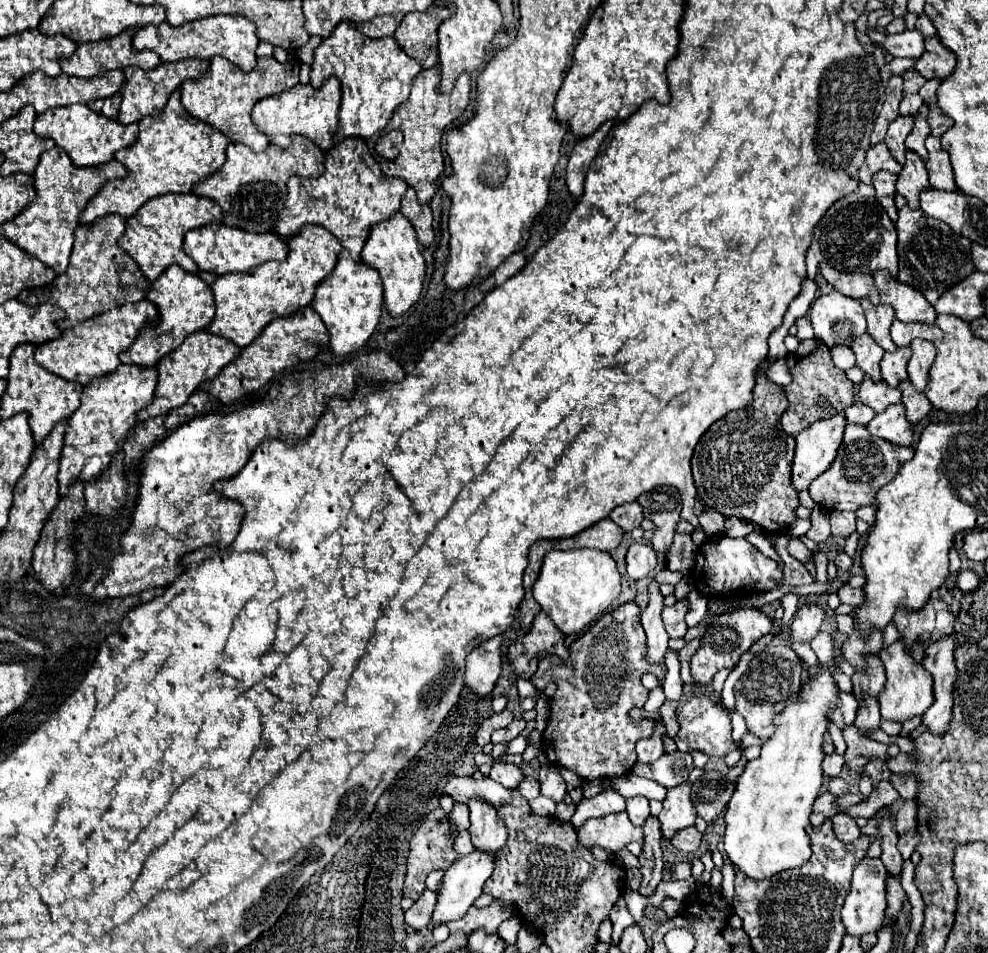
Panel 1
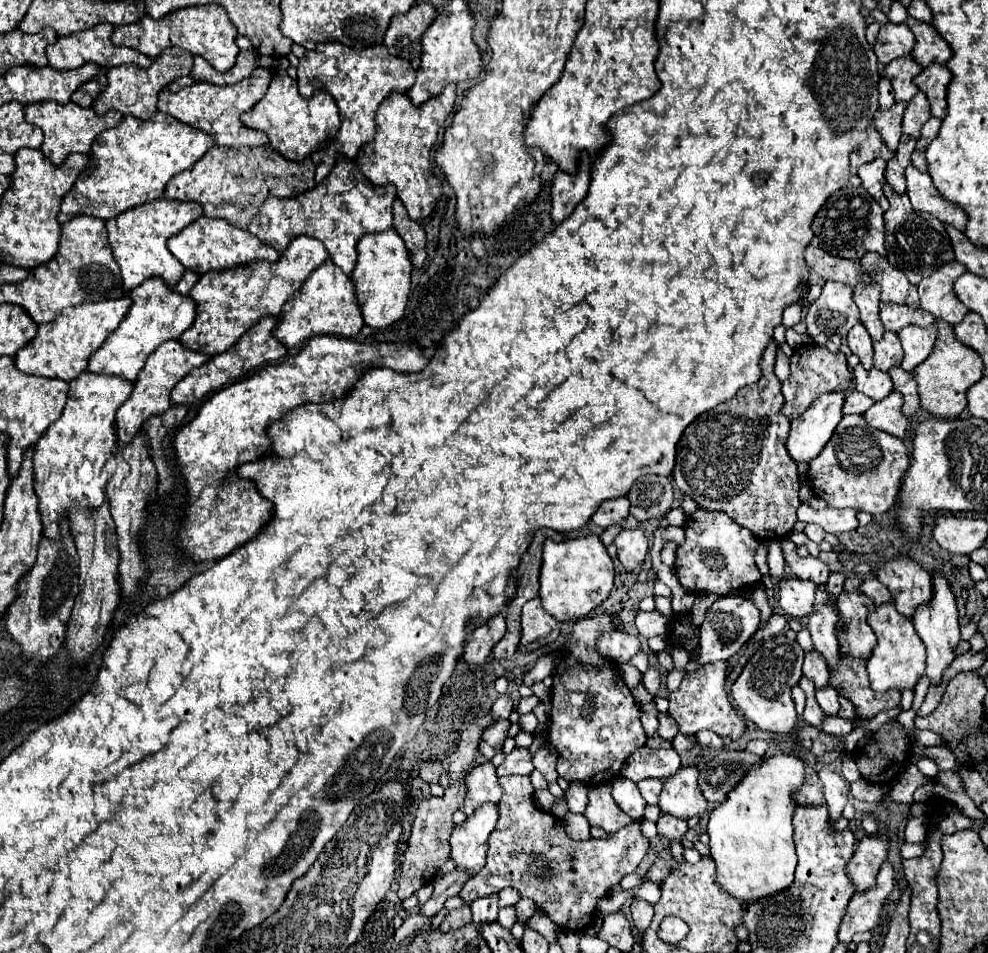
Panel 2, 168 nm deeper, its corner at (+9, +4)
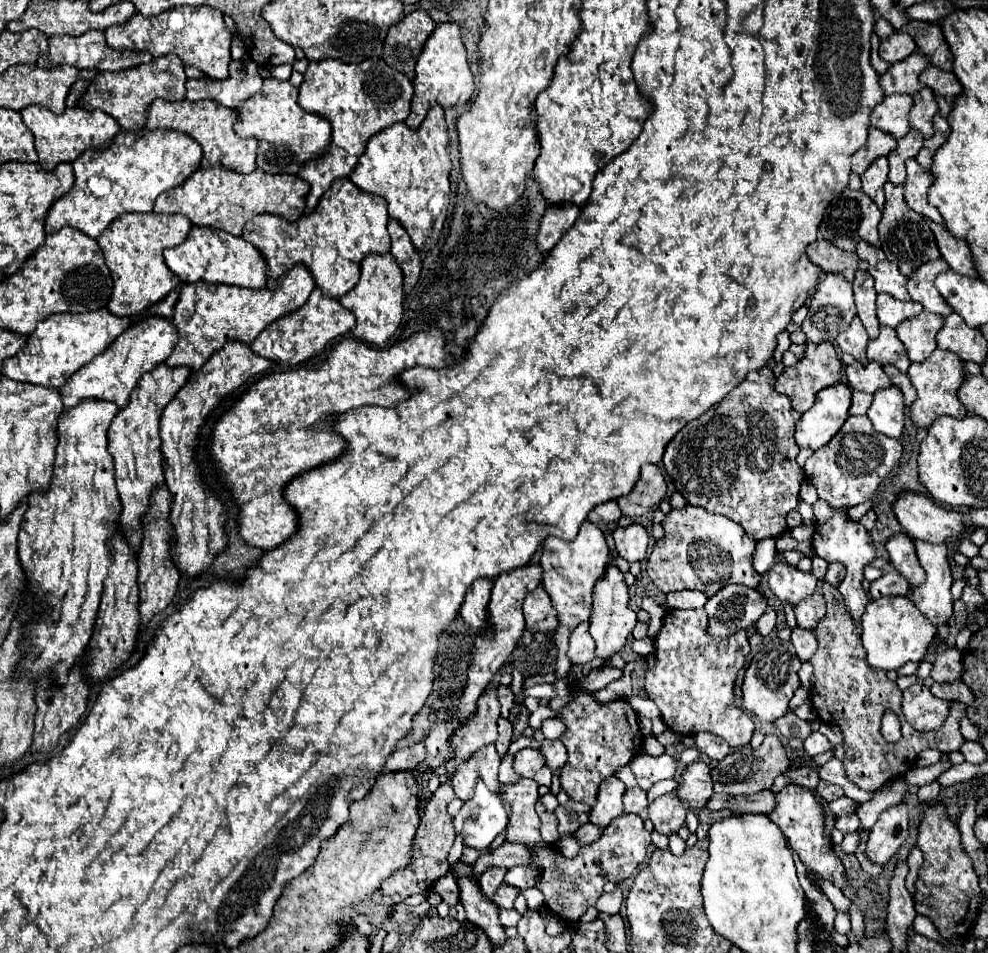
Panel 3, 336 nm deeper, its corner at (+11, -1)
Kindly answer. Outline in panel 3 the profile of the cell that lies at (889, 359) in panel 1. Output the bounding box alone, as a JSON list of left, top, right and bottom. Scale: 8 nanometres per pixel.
[867,325,909,371]

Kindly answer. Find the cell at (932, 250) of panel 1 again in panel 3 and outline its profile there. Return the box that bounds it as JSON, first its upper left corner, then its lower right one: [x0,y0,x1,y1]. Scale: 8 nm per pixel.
[879,181,939,277]

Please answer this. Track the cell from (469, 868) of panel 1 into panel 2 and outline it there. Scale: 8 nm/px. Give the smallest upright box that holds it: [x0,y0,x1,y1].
[449,804,499,878]

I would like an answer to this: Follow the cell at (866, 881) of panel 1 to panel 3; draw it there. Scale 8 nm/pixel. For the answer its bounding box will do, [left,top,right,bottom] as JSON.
[867,803,909,865]

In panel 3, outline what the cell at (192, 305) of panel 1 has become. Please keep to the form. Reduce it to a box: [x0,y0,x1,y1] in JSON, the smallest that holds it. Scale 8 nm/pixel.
[59,317,177,411]

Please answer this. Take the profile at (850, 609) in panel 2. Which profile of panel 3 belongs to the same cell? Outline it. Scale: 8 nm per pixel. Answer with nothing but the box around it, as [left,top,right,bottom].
[813,499,875,625]

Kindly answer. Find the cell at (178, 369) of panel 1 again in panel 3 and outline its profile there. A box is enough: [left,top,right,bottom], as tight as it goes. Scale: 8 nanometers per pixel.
[109,367,191,553]

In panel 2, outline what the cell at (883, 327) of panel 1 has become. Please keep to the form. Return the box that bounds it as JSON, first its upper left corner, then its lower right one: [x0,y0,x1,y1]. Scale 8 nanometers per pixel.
[853,282,885,340]

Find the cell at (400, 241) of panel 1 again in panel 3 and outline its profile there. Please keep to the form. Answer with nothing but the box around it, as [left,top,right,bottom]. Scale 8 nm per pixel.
[339,255,403,347]

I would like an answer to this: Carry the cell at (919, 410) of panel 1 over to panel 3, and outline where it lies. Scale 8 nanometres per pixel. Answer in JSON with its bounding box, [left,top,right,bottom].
[883,363,917,405]

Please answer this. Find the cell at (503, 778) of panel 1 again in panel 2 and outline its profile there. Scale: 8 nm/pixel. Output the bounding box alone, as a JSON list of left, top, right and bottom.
[497,748,533,776]

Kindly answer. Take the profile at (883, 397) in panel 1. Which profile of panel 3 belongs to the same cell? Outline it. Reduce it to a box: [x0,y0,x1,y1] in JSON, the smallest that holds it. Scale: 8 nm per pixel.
[845,361,891,393]

